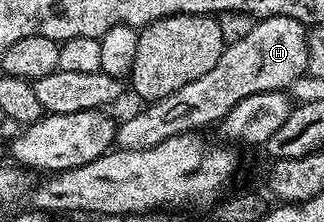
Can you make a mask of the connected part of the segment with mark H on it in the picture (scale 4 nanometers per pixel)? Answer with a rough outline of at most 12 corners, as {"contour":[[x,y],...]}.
{"contour":[[289,16],[173,96],[115,127],[120,150],[214,127],[245,96],[307,73],[307,31]]}

